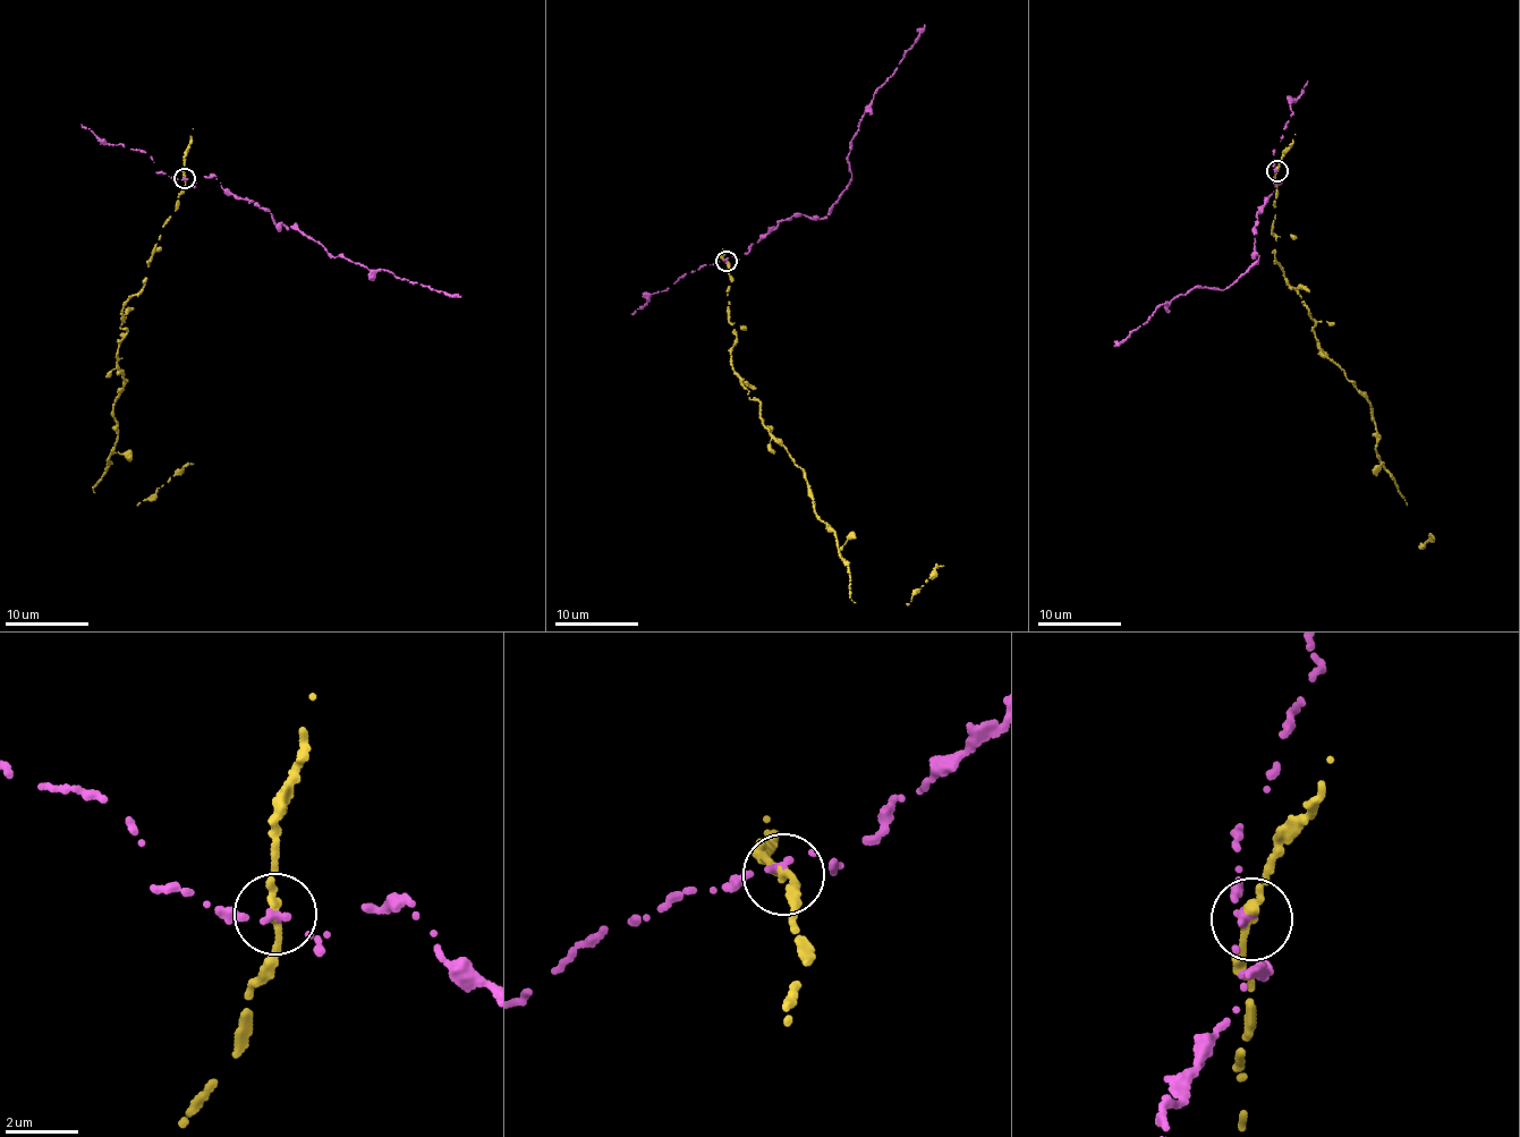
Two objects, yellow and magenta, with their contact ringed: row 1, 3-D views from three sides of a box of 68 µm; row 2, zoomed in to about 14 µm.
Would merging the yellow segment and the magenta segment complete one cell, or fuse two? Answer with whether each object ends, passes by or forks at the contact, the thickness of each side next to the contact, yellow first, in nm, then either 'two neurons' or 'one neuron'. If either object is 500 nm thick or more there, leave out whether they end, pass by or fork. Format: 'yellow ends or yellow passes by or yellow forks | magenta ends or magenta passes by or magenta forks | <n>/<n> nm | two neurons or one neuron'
yellow passes by | magenta ends | 200/240 nm | two neurons

